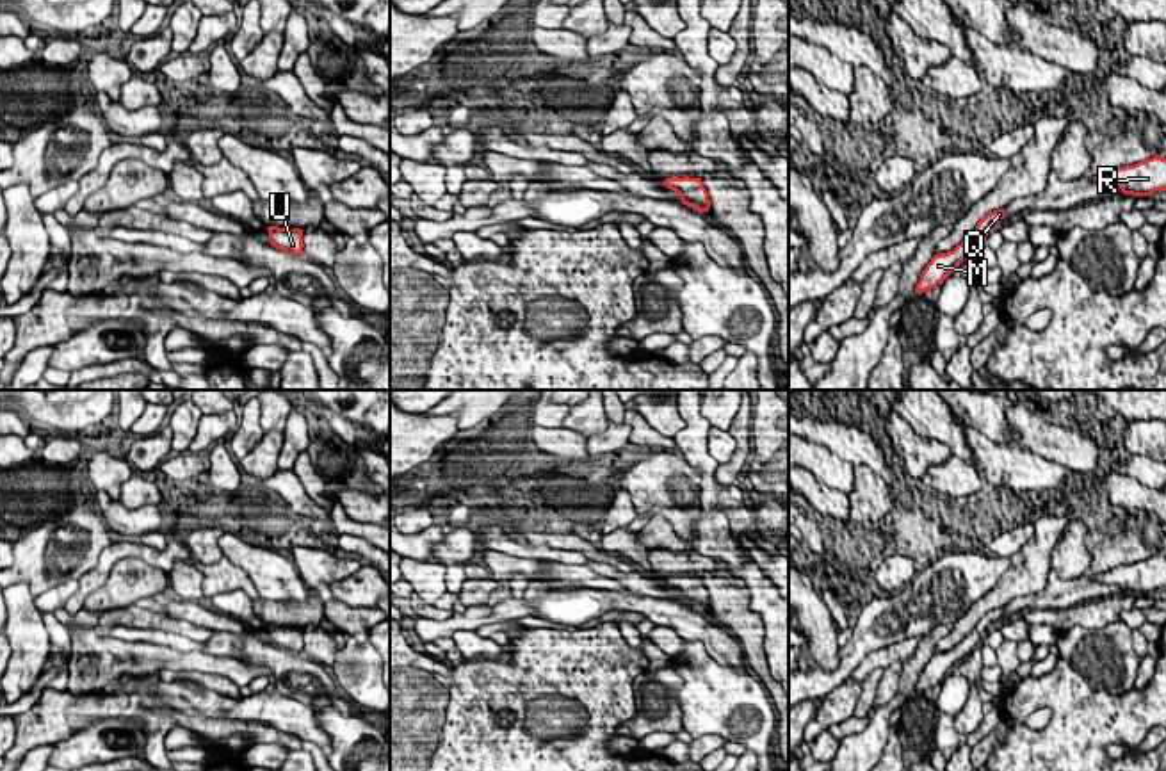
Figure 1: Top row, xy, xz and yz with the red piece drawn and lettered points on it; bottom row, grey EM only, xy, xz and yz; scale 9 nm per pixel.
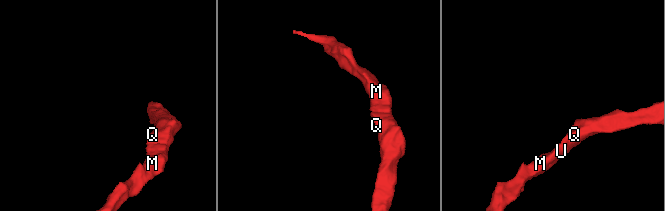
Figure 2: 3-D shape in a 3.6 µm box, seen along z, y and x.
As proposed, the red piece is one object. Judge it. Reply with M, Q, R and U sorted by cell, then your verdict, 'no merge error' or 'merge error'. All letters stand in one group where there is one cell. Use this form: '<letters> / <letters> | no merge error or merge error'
M Q R U | no merge error

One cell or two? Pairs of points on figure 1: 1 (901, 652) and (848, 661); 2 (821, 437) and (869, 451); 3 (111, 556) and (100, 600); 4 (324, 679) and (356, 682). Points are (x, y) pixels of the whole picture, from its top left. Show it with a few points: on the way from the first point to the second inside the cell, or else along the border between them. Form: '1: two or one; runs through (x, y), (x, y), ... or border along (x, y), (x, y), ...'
1: two; border along (903, 641), (873, 650), (848, 675)
2: one; runs through (834, 437), (857, 447)
3: two; border along (143, 561), (121, 558), (82, 608)
4: two; border along (330, 672), (346, 697)

